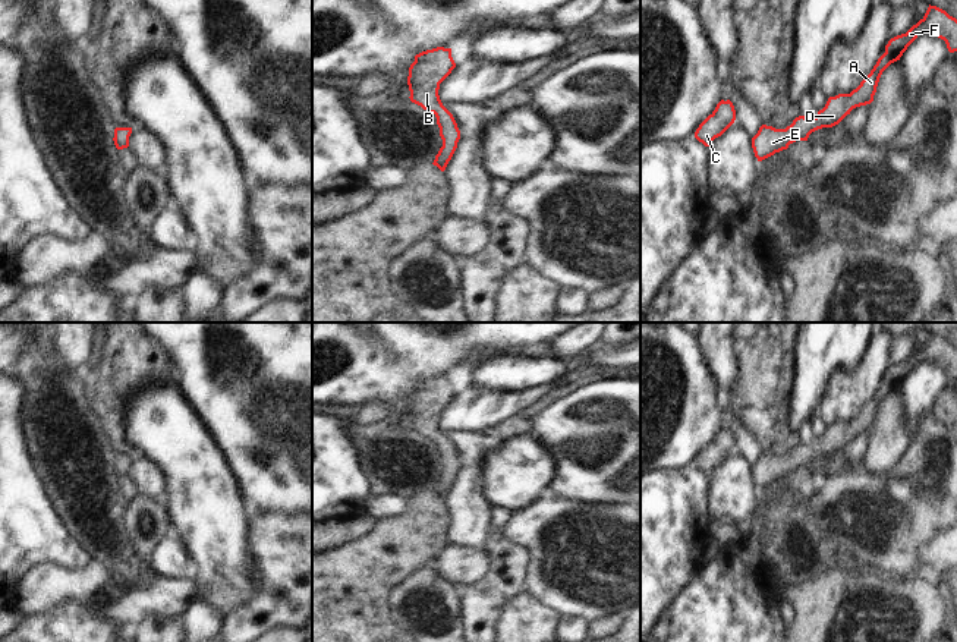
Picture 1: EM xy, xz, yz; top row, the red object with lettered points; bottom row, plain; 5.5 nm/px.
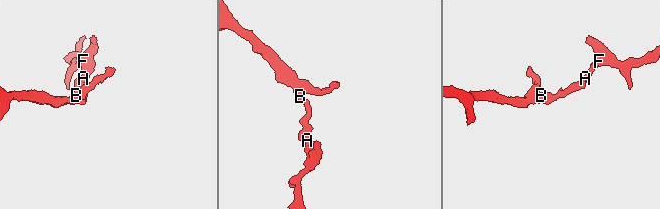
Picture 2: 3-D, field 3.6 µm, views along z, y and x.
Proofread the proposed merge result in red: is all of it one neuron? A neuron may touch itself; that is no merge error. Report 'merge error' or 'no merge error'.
no merge error

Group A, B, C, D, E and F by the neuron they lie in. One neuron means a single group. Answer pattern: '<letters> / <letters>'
A B C D E F

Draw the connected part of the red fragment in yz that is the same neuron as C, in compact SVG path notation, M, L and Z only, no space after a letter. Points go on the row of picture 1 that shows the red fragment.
M721 100L715 110L699 125L695 138L705 147L721 136L736 120L736 110L730 100Z

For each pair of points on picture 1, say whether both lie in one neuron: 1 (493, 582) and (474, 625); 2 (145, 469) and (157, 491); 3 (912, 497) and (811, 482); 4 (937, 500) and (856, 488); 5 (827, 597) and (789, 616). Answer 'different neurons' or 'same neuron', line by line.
1: same neuron
2: same neuron
3: different neurons
4: same neuron
5: different neurons

